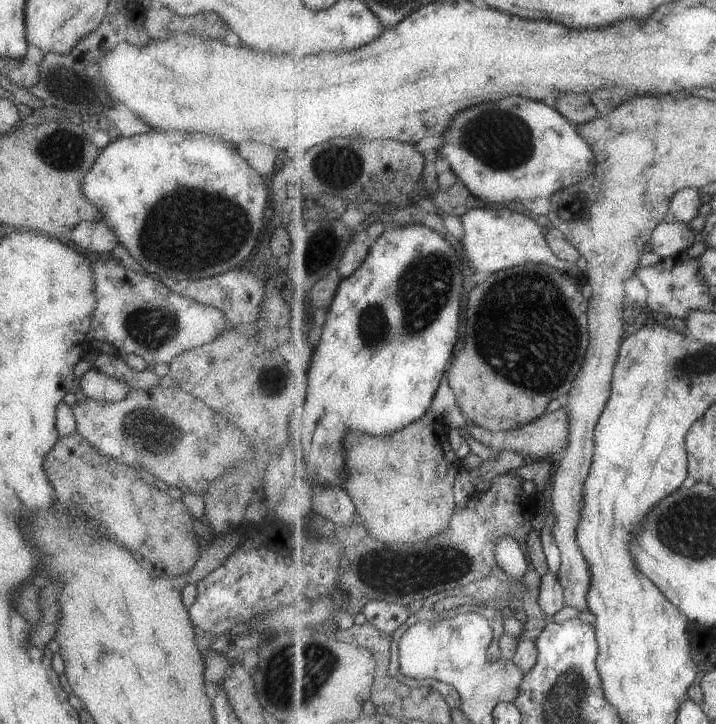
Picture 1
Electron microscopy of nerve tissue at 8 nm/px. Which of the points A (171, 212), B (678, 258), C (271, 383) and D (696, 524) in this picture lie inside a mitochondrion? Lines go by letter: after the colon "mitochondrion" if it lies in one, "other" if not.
A: mitochondrion
B: other
C: mitochondrion
D: mitochondrion

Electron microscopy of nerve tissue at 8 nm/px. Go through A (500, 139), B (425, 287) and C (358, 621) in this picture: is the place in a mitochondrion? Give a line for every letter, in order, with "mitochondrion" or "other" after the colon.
A: mitochondrion
B: mitochondrion
C: other

